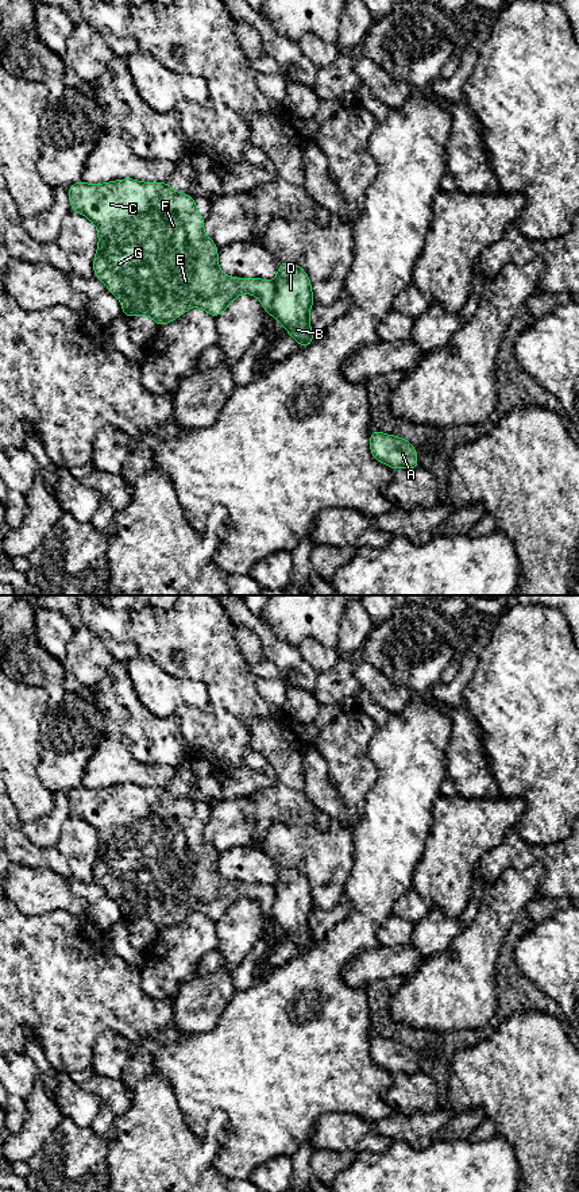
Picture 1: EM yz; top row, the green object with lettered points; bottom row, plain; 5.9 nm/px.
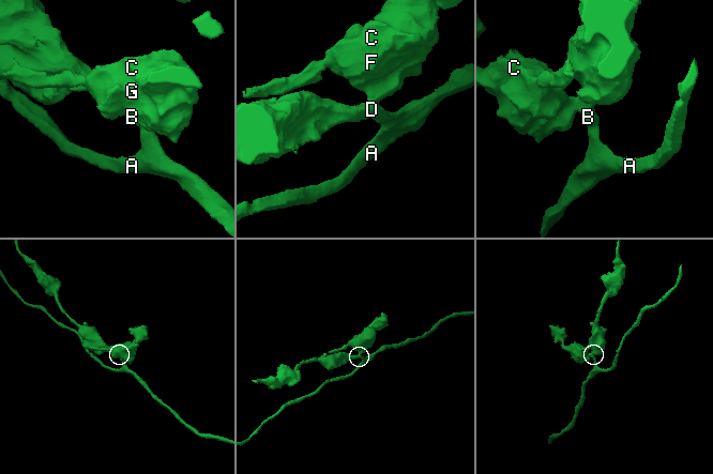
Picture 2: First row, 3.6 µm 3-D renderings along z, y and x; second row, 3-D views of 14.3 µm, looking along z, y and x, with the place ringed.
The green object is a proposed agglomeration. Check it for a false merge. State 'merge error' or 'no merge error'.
merge error

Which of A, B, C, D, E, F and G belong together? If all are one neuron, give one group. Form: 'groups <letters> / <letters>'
groups A B D / C E F G

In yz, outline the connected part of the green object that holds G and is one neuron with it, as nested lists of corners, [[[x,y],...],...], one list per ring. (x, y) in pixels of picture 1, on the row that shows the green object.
[[[134,178],[90,185],[78,181],[67,188],[70,209],[86,216],[99,232],[99,246],[94,254],[94,275],[121,304],[123,316],[146,315],[162,327],[184,315],[189,308],[198,306],[212,317],[221,315],[242,293],[256,296],[266,313],[271,315],[275,297],[274,282],[260,278],[235,278],[219,269],[219,247],[204,232],[205,217],[197,211],[194,197],[174,190],[167,182],[140,182]]]

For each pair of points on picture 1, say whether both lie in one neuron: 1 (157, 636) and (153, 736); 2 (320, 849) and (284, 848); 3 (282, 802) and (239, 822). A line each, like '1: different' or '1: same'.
1: different
2: same
3: different

